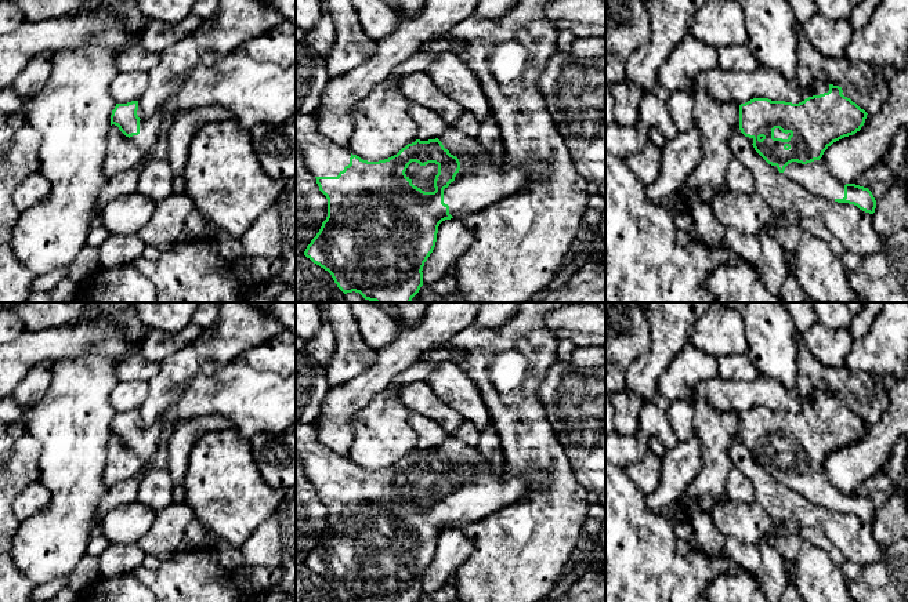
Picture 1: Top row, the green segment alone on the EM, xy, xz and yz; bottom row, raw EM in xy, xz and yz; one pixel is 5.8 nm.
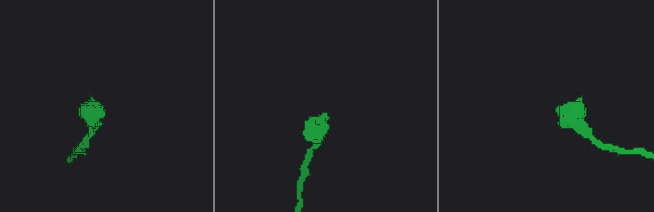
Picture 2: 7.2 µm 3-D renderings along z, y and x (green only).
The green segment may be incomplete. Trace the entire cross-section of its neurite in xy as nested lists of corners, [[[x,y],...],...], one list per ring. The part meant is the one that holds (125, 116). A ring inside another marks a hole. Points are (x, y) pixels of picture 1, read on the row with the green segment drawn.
[[[239,51],[229,54],[225,58],[220,58],[214,65],[196,66],[182,81],[180,90],[169,97],[163,105],[156,109],[148,119],[141,120],[137,115],[138,101],[127,104],[116,104],[111,115],[111,126],[115,124],[119,130],[129,137],[138,149],[145,155],[151,152],[158,141],[162,122],[173,115],[189,112],[192,109],[203,106],[220,106],[232,113],[234,120],[240,128],[250,131],[260,123],[281,124],[296,119],[296,65],[283,68],[278,64],[257,62]]]

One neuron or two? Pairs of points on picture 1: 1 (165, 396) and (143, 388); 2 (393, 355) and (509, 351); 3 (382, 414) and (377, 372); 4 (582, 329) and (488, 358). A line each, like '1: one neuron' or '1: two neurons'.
1: two neurons
2: two neurons
3: two neurons
4: two neurons

